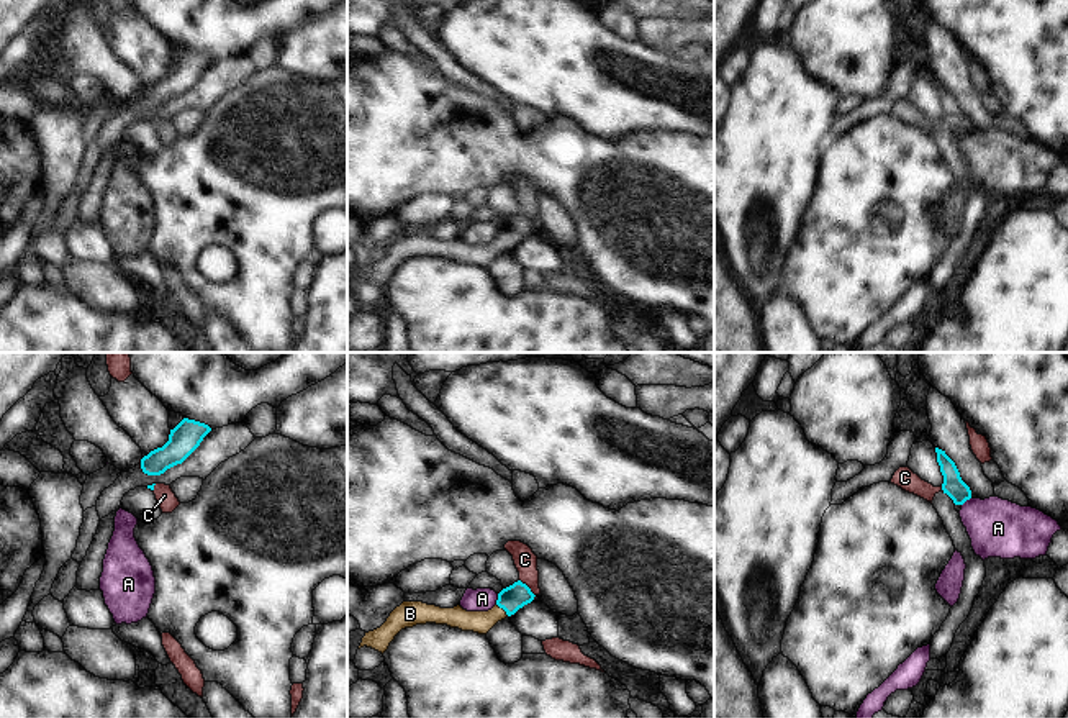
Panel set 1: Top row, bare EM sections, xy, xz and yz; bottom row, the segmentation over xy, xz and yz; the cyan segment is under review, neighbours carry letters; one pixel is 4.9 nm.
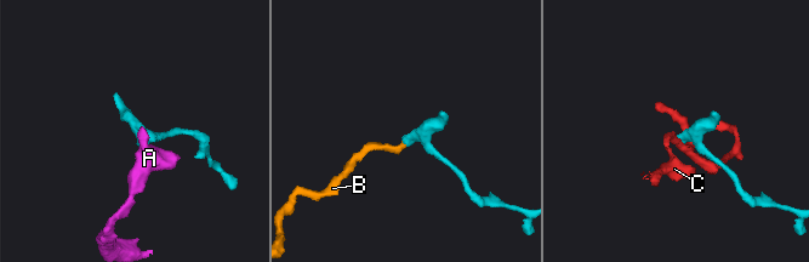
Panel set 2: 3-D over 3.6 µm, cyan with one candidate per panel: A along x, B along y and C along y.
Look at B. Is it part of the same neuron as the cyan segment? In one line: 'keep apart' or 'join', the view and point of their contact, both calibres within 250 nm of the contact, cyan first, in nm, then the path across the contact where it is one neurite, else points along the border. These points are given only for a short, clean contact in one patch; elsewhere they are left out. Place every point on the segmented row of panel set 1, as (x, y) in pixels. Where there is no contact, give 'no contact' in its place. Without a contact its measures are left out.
join | xz (503, 608) | 120/110 nm | across xz (511, 599), (503, 608), (490, 618), (479, 622)

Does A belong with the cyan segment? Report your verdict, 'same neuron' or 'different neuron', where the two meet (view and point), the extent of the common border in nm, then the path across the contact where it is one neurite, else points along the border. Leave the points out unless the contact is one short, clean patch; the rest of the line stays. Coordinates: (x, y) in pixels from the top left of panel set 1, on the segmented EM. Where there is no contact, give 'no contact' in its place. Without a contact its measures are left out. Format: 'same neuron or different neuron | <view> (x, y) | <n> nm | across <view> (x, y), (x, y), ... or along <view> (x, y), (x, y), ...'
different neuron | xz (498, 599) | 60 nm | along xz (498, 594), (495, 604)

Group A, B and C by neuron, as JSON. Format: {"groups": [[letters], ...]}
{"groups": [["A"], ["B"], ["C"]]}

